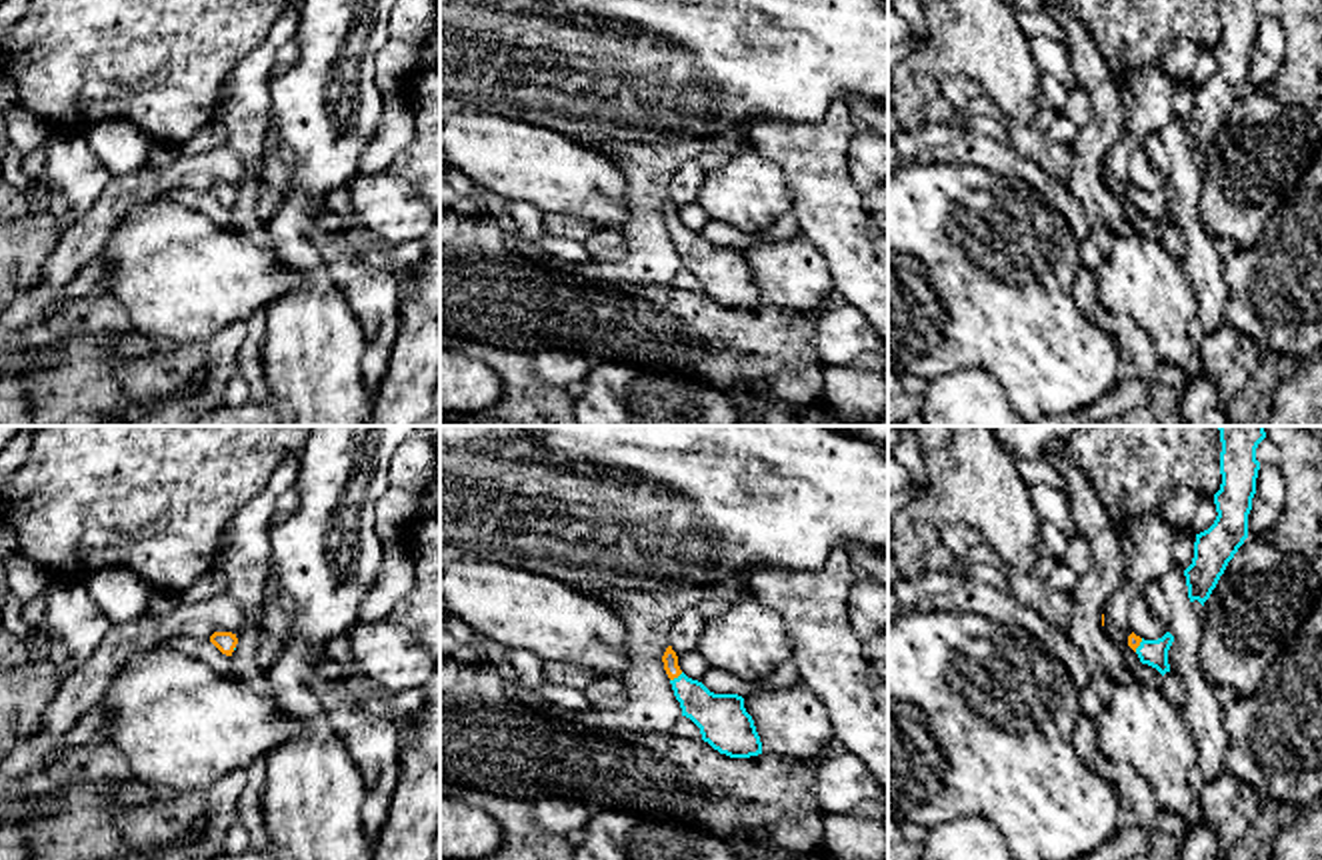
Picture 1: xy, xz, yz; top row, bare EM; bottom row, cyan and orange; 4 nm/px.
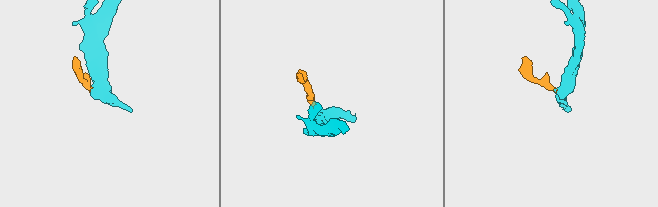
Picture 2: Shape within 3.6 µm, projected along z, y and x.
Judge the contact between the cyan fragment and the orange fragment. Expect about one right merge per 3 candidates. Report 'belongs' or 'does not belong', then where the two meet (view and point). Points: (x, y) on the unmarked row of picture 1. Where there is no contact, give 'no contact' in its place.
belongs | xz (678, 228)

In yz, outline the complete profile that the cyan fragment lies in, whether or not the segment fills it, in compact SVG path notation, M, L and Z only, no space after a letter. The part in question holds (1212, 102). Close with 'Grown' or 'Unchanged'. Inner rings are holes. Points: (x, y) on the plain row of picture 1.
M1222 0L1222 36L1214 46L1218 68L1208 82L1196 86L1194 110L1184 122L1190 154L1198 152L1204 158L1228 114L1248 90L1258 22L1256 0Z. Unchanged

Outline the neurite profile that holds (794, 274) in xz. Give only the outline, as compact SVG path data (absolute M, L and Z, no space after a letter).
M802 232L782 242L744 250L762 304L792 310L824 310L838 302L824 254Z

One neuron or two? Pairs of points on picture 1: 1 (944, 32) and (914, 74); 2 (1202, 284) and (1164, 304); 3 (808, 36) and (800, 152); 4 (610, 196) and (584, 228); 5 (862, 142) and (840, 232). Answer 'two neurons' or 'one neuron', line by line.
1: one neuron
2: two neurons
3: two neurons
4: two neurons
5: two neurons

